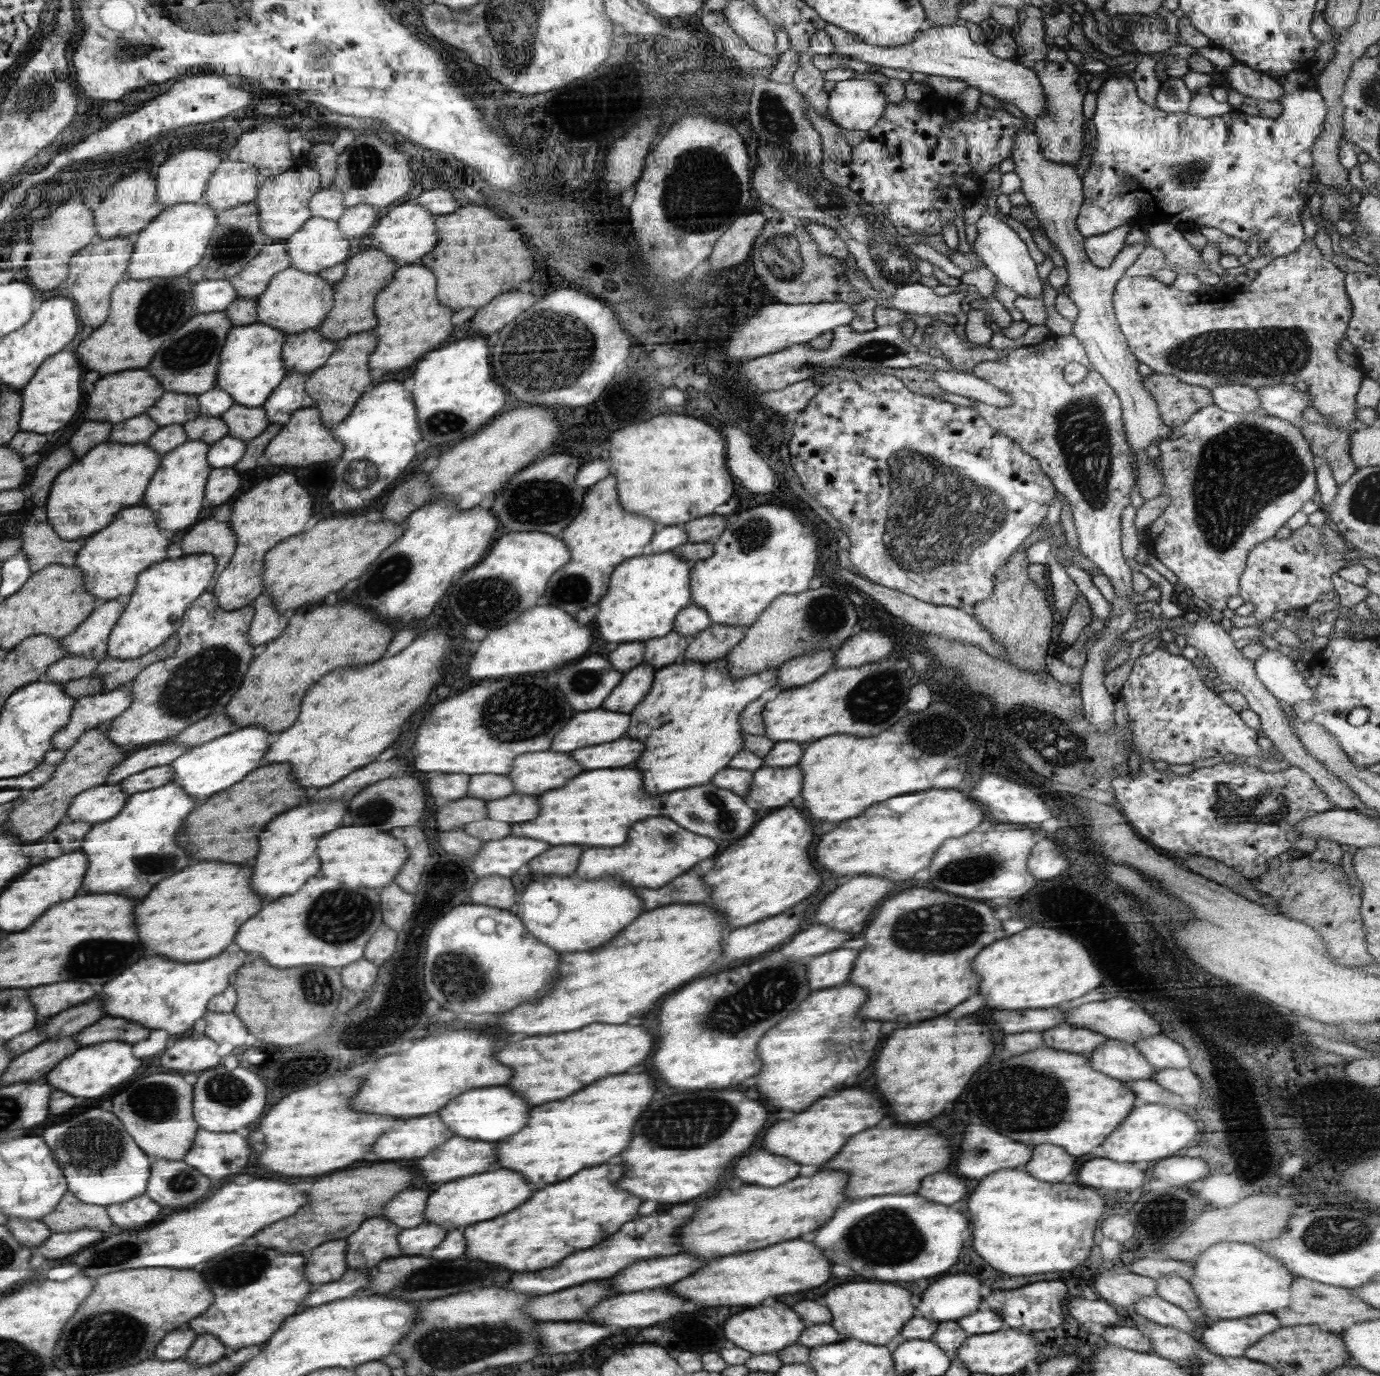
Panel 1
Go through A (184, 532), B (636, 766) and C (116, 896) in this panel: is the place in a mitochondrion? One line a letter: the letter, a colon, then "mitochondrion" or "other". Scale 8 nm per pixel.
A: other
B: other
C: other

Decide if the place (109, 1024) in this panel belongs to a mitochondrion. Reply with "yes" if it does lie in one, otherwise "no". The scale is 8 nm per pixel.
no

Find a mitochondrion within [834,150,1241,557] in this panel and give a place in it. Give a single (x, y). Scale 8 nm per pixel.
(1082, 431)

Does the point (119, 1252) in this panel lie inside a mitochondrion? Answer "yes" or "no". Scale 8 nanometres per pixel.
yes

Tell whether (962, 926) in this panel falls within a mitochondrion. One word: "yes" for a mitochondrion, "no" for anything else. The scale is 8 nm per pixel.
yes

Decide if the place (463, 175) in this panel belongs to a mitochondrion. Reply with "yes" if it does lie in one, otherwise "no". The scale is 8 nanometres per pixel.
no

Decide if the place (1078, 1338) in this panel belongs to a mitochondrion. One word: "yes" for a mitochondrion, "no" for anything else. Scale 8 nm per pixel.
no

